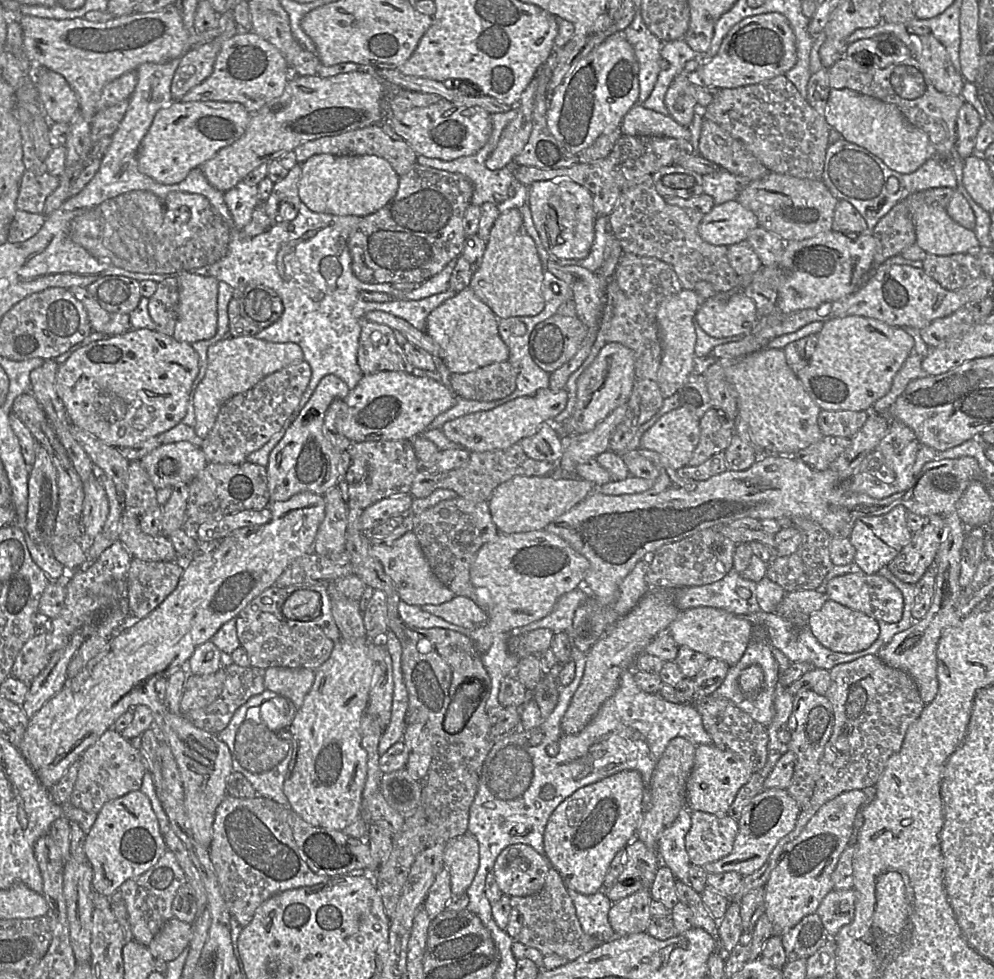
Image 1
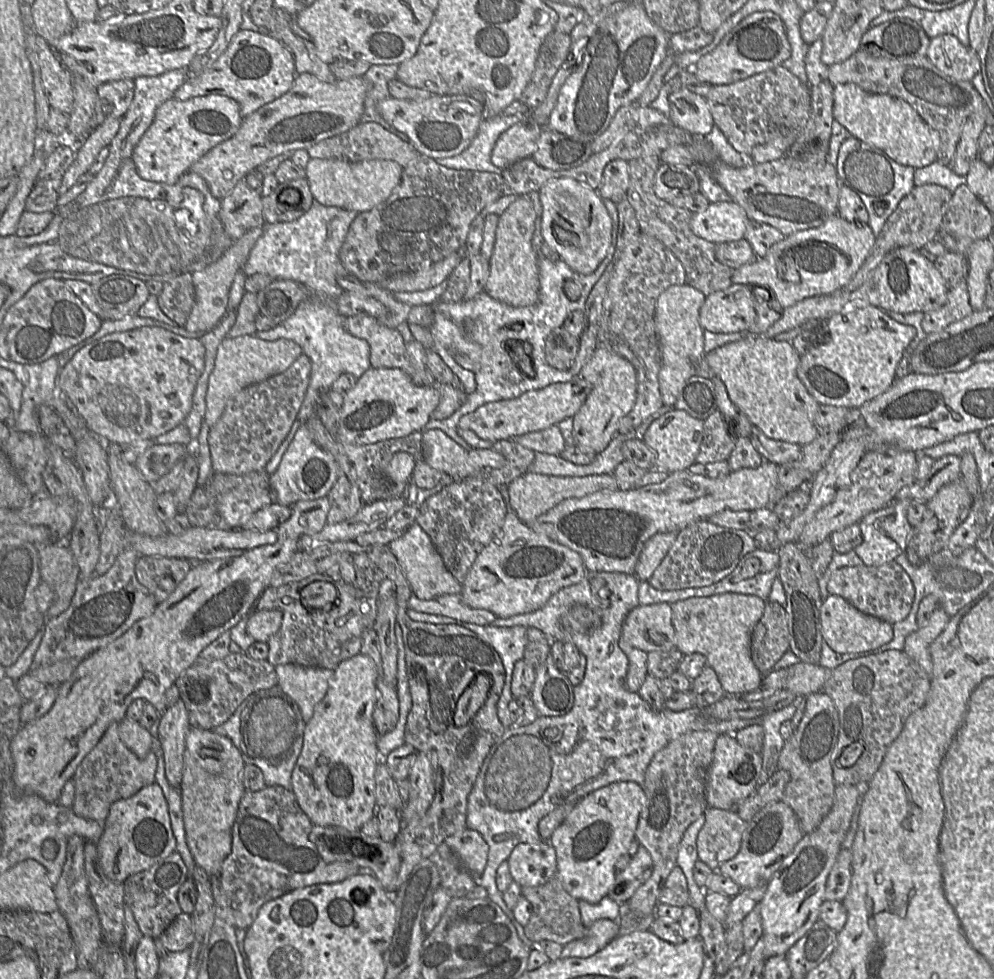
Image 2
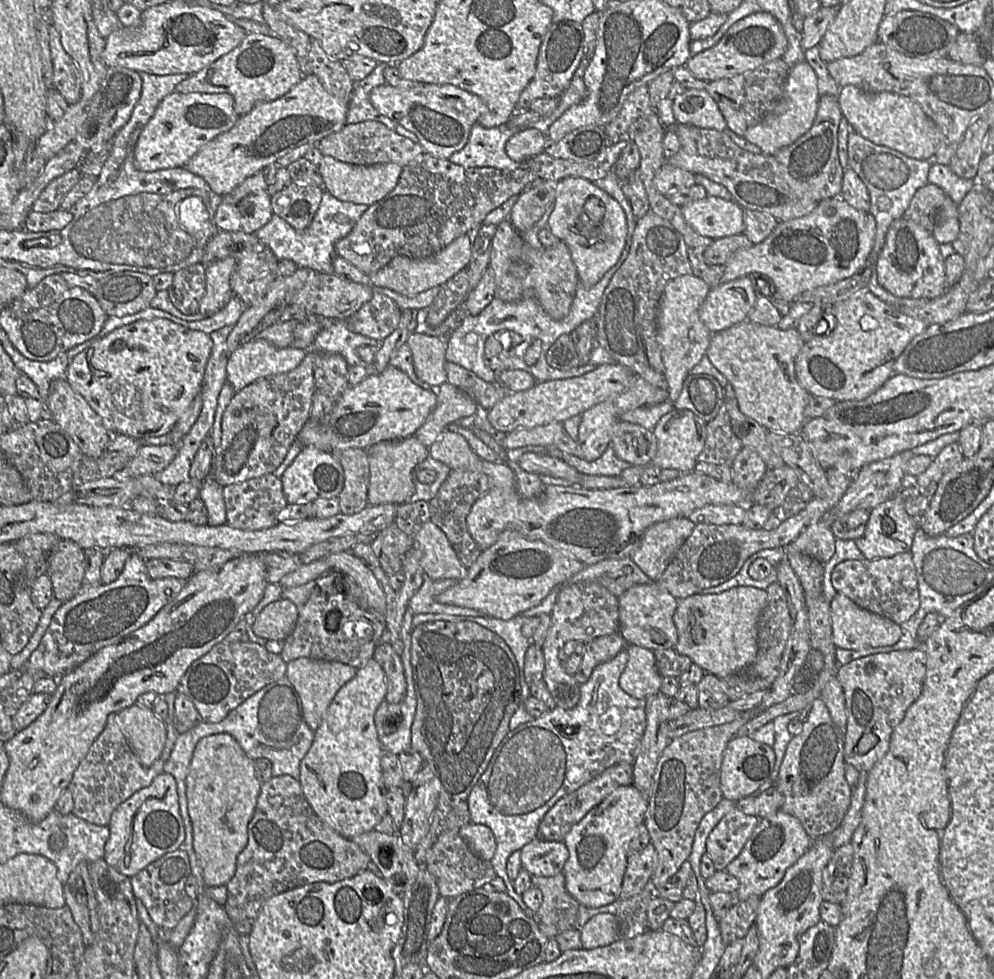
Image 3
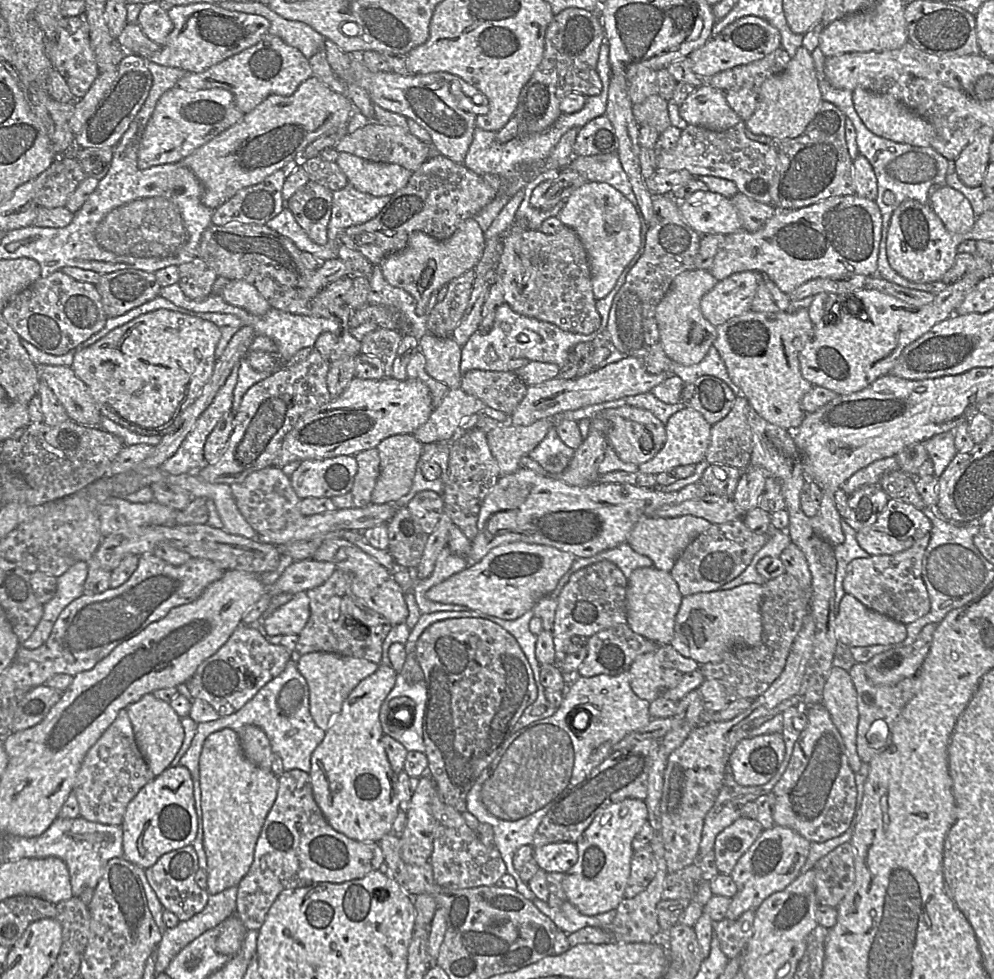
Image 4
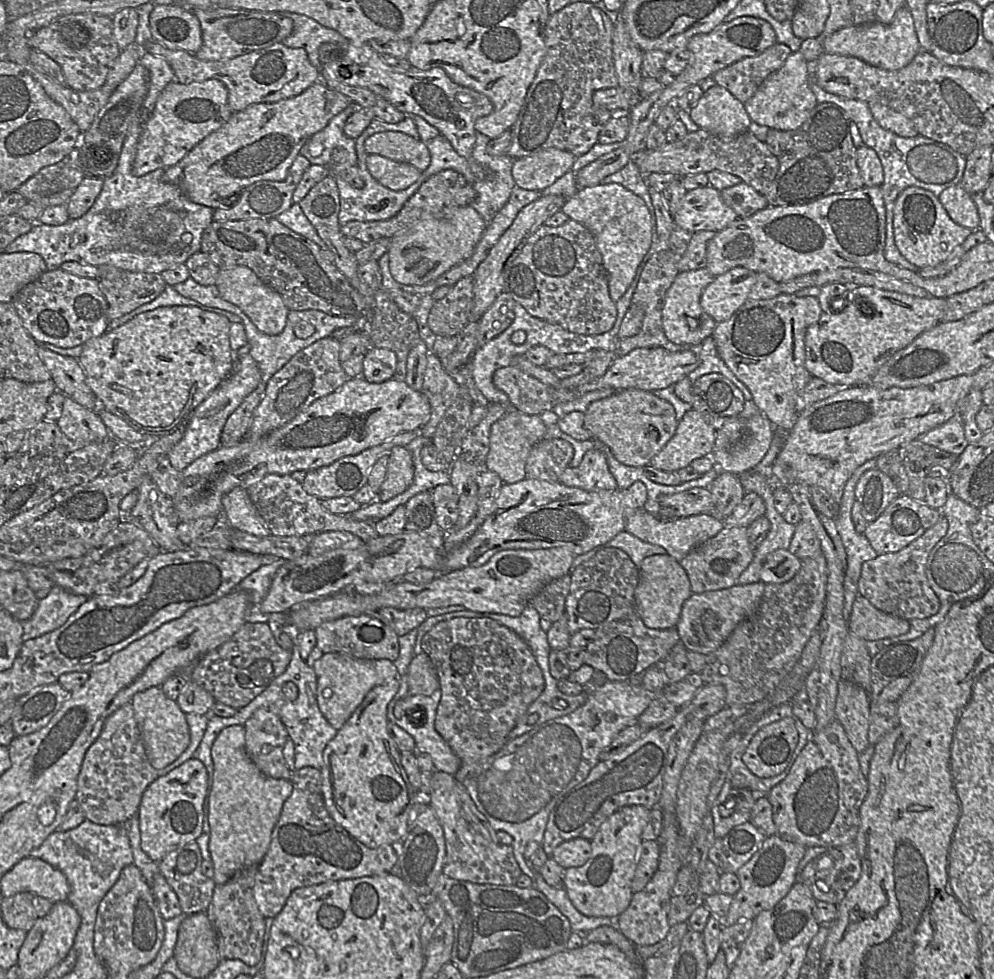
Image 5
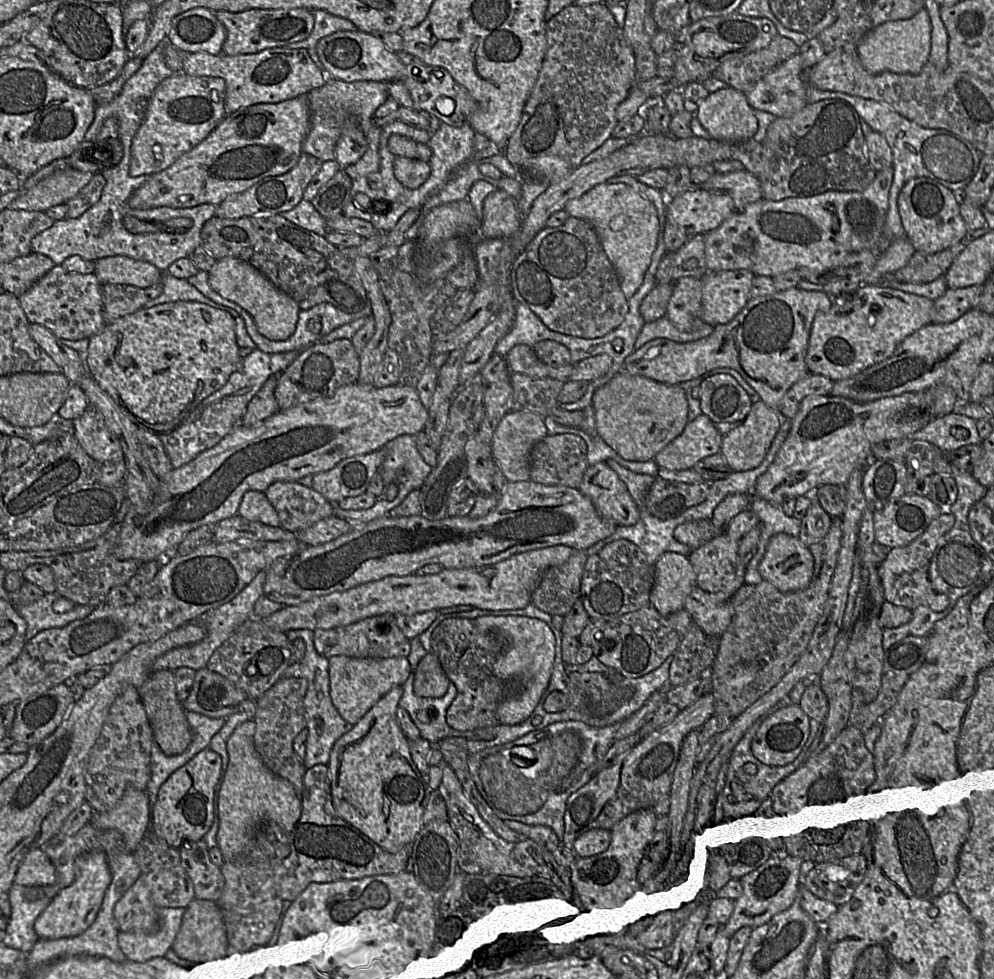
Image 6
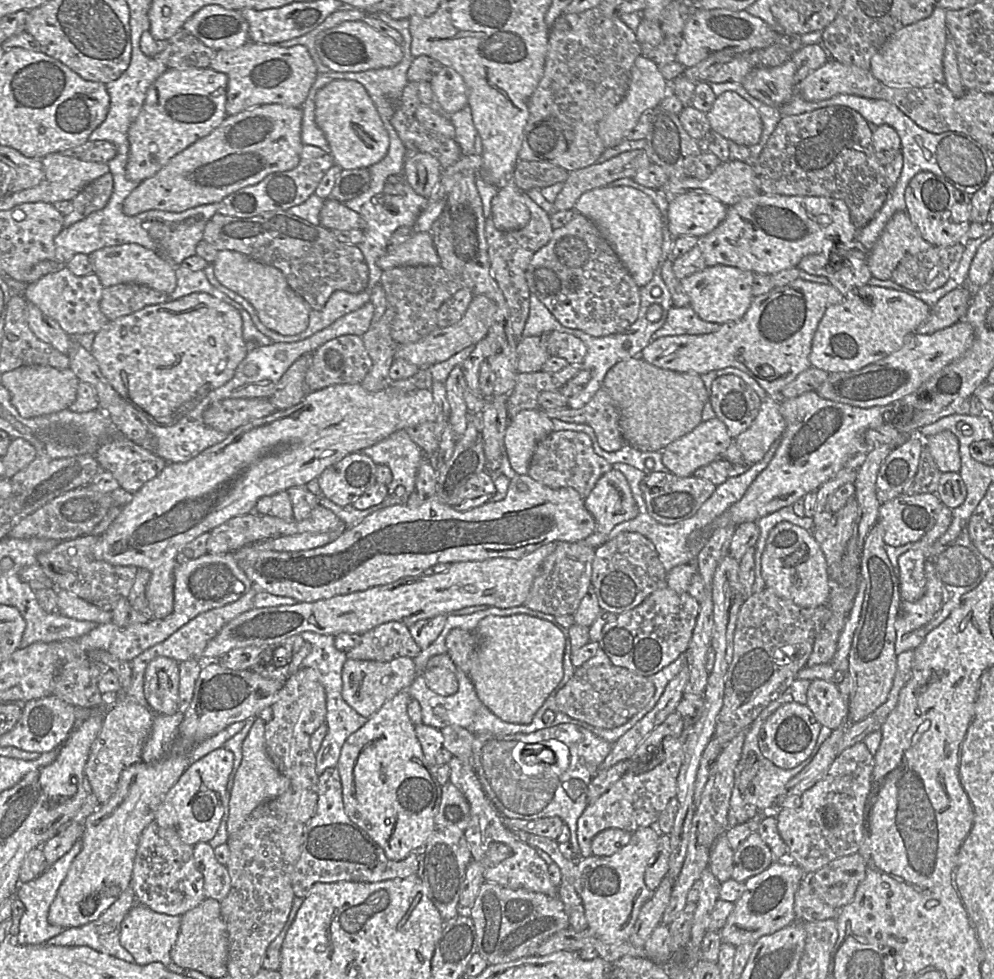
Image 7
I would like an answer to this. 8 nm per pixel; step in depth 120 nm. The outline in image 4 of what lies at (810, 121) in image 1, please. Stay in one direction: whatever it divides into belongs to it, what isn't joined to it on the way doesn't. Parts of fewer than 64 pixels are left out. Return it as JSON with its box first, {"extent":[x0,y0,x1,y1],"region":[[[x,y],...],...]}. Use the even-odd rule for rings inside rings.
{"extent":[705,47,790,122],"region":[[[780,47],[759,60],[735,66],[705,80],[723,93],[729,106],[746,122],[757,107],[763,82],[781,73],[790,59],[787,51]]]}

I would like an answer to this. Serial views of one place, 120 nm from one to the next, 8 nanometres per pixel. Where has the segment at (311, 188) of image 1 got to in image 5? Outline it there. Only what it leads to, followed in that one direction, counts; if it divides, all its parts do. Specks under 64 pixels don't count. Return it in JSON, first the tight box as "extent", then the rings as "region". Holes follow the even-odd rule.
{"extent":[365,154,422,191],"region":[[[366,154],[365,167],[381,185],[394,191],[408,188],[422,174],[422,171],[411,164],[394,161],[377,154]]]}

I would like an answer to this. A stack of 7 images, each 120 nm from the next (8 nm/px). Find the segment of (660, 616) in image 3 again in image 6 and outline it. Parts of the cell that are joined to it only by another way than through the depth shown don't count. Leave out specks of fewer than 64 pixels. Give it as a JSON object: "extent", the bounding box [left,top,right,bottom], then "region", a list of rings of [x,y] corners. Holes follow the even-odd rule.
{"extent":[649,552,696,616],"region":[[[665,552],[656,560],[654,570],[649,603],[662,616],[682,609],[686,597],[696,586],[696,574],[688,556]]]}

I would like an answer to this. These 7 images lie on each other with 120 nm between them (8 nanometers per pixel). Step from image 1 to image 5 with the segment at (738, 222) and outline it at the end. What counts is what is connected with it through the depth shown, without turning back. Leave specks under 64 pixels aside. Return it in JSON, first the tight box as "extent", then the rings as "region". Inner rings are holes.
{"extent":[674,186,738,234],"region":[[[706,186],[688,191],[674,215],[677,226],[692,234],[700,231],[720,232],[738,219],[736,212],[727,206],[721,192],[712,186]]]}

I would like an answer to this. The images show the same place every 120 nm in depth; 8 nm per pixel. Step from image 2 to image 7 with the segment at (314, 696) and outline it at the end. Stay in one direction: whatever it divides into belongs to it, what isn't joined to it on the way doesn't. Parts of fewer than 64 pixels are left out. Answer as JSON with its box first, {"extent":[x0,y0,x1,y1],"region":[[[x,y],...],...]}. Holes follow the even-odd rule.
{"extent":[342,657,416,718],"region":[[[399,657],[389,662],[348,658],[342,669],[342,698],[359,715],[370,718],[385,703],[408,688],[416,677],[413,658]]]}

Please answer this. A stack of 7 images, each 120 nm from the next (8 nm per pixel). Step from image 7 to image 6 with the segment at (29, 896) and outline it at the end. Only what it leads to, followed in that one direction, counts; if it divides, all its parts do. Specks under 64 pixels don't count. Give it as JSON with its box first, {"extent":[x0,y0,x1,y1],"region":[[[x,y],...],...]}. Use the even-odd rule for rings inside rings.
{"extent":[3,880,60,953],"region":[[[56,880],[53,886],[39,887],[43,896],[34,901],[26,898],[27,887],[15,884],[11,886],[7,893],[11,914],[7,919],[3,945],[23,953],[28,953],[33,948],[39,940],[34,930],[34,922],[60,892],[58,884],[59,881]]]}

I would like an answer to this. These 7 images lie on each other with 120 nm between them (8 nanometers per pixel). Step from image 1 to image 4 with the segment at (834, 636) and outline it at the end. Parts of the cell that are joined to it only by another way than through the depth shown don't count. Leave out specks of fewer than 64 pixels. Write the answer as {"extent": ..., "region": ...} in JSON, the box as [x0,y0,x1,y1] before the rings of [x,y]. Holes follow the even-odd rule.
{"extent":[835,594,907,647],"region":[[[850,594],[841,599],[835,635],[848,647],[897,644],[907,636],[906,624],[868,609]]]}

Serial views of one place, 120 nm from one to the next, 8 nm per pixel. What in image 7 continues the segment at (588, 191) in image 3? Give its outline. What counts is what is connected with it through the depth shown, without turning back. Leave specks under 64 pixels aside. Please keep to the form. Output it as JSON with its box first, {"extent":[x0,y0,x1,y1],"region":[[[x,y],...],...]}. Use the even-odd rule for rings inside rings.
{"extent":[573,186,664,288],"region":[[[625,186],[601,187],[582,194],[573,210],[595,223],[639,288],[651,281],[662,254],[664,223],[647,194]]]}

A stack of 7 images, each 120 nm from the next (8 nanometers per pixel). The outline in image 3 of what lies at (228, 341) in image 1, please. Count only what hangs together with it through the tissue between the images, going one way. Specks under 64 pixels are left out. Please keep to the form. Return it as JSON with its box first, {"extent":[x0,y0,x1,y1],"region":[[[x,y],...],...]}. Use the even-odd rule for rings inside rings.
{"extent":[227,339,306,392],"region":[[[253,339],[228,356],[227,382],[238,392],[258,379],[292,371],[306,354],[306,350],[277,348],[266,340]]]}

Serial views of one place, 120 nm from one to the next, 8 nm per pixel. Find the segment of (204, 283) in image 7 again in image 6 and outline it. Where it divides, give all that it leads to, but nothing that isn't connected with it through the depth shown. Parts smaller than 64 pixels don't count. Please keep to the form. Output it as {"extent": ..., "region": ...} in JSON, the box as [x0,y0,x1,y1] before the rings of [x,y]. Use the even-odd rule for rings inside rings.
{"extent":[144,272,222,310],"region":[[[164,272],[162,274],[162,285],[162,293],[157,298],[151,300],[144,308],[176,301],[192,301],[222,310],[222,308],[217,307],[220,304],[204,296],[198,289],[192,286],[187,279],[179,279]]]}

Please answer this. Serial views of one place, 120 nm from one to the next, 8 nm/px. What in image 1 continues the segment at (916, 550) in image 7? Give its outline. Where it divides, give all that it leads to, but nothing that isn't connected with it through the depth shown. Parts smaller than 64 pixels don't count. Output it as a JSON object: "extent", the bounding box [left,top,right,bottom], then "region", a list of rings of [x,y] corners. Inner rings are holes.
{"extent":[825,572,904,623],"region":[[[860,572],[837,576],[828,582],[825,594],[828,599],[860,611],[877,621],[895,623],[900,621],[903,616],[904,598],[902,592],[880,573],[867,575]]]}

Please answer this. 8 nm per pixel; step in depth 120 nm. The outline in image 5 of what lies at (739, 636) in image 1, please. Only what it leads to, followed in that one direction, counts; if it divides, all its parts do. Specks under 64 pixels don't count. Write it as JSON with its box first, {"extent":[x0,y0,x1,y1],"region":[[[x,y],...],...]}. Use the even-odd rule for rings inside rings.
{"extent":[676,581,765,655],"region":[[[760,581],[701,594],[692,593],[684,602],[676,625],[680,642],[688,651],[704,655],[714,652],[741,622],[756,613],[764,588],[765,584]]]}

